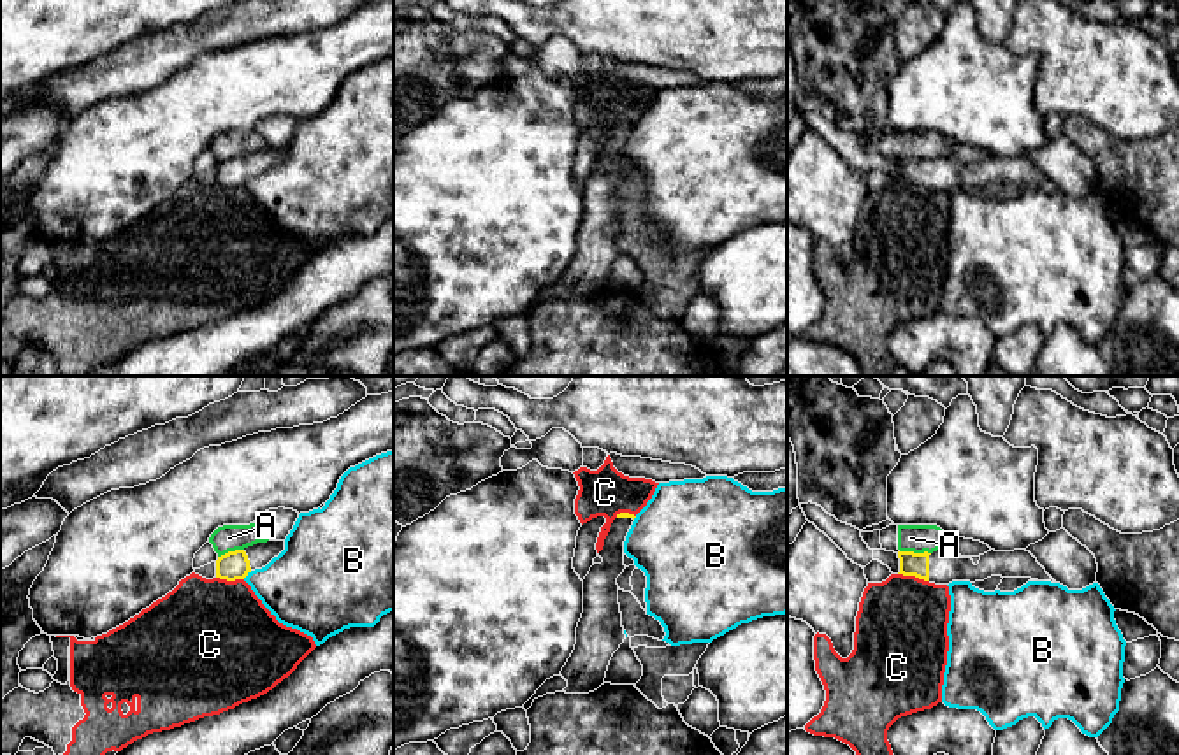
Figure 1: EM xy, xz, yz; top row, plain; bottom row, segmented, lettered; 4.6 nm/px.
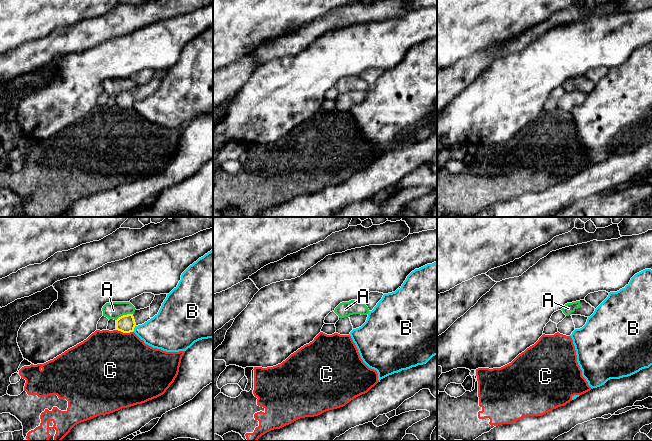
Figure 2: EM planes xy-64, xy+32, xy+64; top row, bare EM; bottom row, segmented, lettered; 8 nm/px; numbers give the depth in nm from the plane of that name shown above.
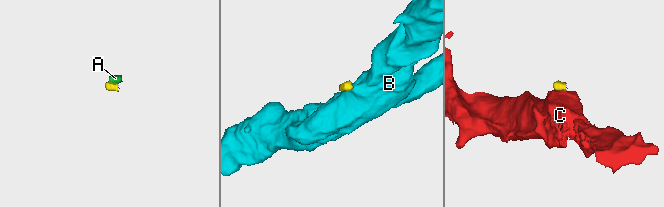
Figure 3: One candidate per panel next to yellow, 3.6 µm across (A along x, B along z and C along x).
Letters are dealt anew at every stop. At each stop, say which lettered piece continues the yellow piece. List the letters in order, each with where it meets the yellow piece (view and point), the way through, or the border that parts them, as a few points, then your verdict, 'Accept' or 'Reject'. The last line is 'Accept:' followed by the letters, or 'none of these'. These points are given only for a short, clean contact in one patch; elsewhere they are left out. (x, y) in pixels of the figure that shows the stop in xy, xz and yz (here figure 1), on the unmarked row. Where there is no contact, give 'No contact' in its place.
A: Touches yellow at yz (916, 160). Boundary: yz (900, 157), (930, 160). Reject
B: Touches yellow at xy (246, 181). Boundary: xy (252, 178), (243, 185). Reject
C: Touches yellow at yz (914, 181). Boundary: yz (898, 179), (928, 188). Reject
Accept: none of these

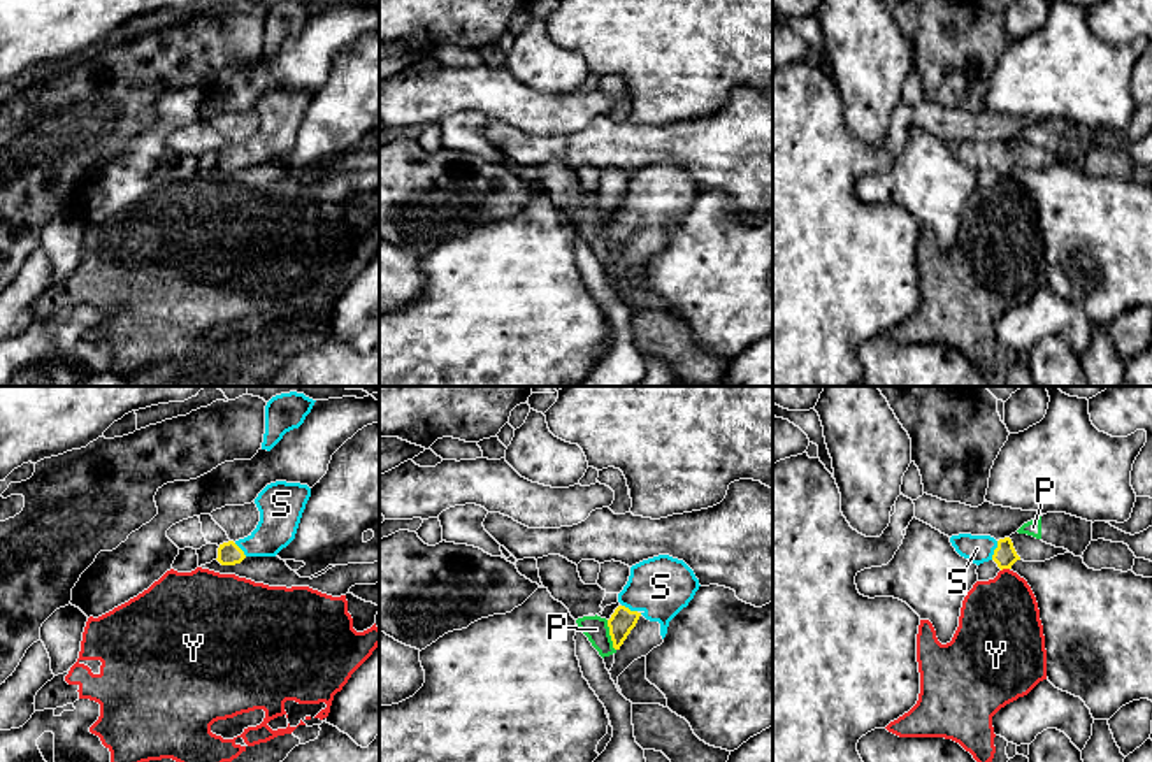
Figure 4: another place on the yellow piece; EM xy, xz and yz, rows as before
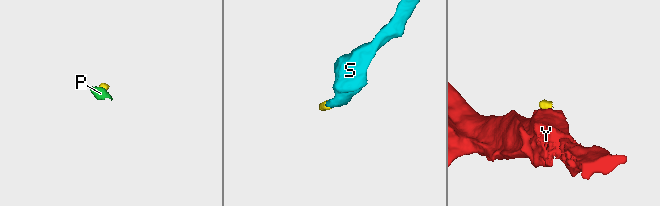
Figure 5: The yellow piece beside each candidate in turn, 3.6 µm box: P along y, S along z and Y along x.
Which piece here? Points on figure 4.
P: Touches yellow at xz (610, 241). Boundary: xz (606, 227), (615, 257). Reject
S: Touches yellow at yz (994, 157). Path across: yz (1005, 162), (994, 157), (977, 155). Accept
Y: Touches yellow at yz (1005, 174). Boundary: yz (1008, 174), (1001, 178). Reject
Accept: S

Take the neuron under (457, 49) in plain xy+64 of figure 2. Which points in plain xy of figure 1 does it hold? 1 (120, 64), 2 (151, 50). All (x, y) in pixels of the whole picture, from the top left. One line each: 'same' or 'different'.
1: different
2: different

